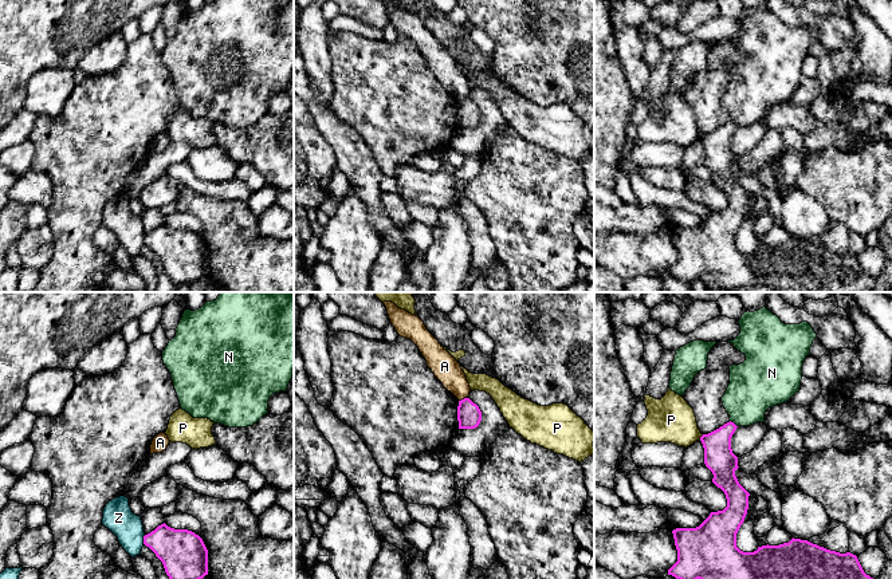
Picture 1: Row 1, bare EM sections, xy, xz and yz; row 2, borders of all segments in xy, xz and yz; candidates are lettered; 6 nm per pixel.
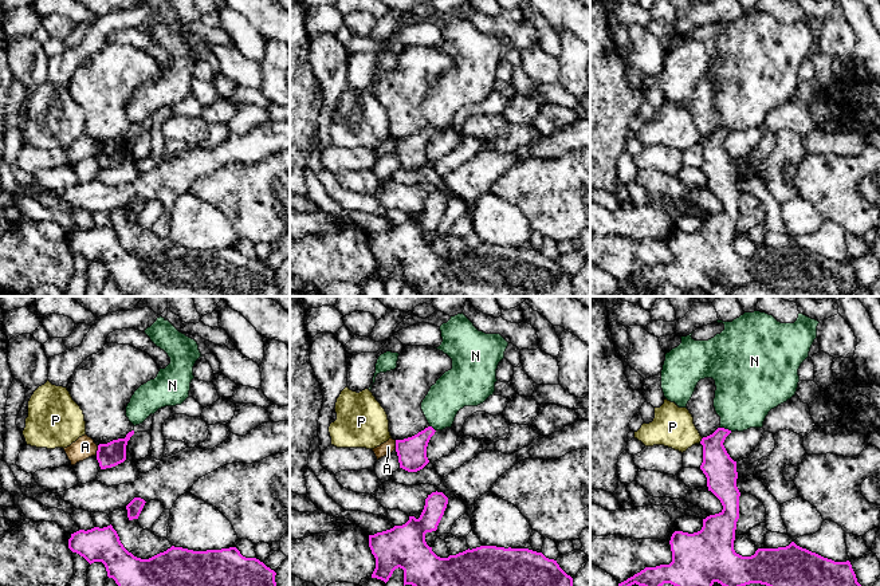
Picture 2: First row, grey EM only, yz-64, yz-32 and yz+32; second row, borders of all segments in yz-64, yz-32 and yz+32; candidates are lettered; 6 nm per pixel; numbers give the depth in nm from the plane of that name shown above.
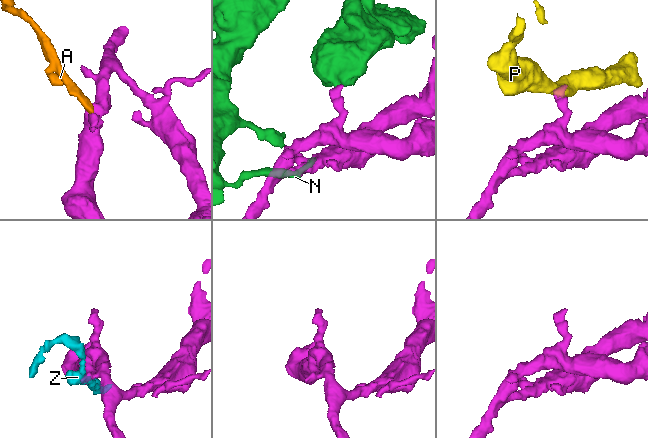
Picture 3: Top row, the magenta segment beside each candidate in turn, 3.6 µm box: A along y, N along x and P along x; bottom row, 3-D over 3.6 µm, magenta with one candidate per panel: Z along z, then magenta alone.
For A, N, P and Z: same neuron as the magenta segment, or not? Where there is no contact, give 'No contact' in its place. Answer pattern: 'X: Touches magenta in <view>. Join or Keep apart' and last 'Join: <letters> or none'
A: Touches magenta in xz. Keep apart
N: Touches magenta in yz. Keep apart
P: Touches magenta in yz. Keep apart
Z: Touches magenta in xy. Keep apart
Join: none

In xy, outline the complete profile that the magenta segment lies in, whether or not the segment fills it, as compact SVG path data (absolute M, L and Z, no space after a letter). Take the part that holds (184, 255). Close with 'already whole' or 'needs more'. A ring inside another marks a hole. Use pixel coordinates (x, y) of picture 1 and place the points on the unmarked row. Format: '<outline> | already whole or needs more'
M164 222L144 236L144 244L162 261L176 285L192 284L208 275L208 249L192 231L174 229Z | already whole

